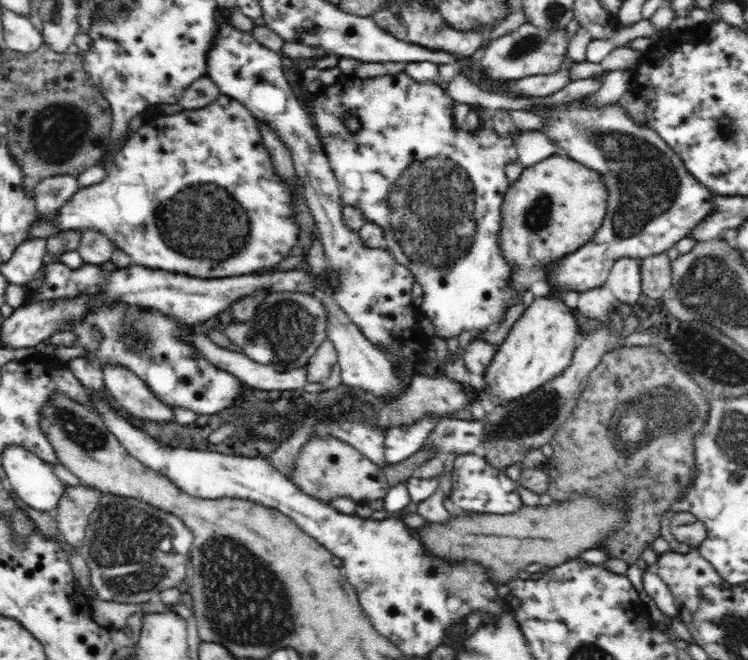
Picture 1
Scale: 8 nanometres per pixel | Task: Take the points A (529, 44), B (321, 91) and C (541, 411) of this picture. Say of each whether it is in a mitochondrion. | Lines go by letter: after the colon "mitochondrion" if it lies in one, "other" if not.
A: mitochondrion
B: other
C: mitochondrion

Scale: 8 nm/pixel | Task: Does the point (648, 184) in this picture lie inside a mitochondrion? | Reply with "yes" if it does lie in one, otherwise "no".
yes

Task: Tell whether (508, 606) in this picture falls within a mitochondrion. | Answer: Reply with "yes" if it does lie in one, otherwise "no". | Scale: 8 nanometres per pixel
no

